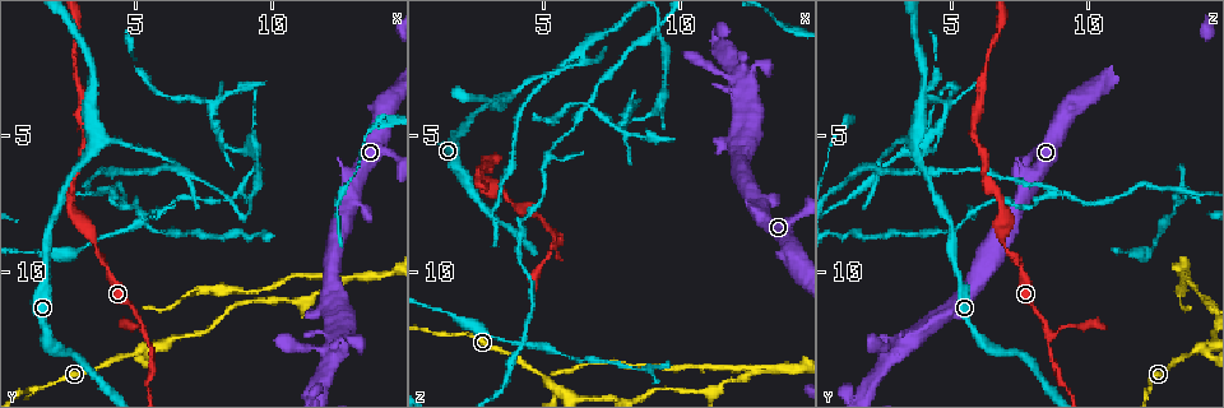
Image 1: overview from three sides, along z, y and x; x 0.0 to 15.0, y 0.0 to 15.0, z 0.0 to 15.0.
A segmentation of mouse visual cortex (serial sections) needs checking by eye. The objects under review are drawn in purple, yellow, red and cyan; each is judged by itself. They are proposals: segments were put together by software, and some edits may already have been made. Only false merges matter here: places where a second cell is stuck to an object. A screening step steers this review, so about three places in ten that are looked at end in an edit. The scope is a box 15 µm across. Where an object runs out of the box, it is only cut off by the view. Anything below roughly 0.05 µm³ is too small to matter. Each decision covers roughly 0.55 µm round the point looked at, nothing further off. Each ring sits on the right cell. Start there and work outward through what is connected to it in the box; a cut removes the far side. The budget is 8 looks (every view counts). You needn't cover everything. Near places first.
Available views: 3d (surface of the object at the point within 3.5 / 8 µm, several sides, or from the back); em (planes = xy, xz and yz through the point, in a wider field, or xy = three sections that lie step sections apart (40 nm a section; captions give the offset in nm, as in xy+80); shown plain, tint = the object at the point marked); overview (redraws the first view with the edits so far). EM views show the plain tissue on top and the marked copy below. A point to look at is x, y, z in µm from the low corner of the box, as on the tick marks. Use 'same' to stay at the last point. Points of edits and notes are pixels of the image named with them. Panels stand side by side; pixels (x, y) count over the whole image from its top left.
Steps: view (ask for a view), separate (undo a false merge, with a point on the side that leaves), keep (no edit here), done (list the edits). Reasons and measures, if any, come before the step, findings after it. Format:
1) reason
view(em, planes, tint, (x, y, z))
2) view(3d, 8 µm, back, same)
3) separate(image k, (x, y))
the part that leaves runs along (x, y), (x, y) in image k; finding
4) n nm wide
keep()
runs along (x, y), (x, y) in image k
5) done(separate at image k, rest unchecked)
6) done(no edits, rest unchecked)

calibre changes
view(3d, 3.5 µm, back, (2.6, 7.8, 6.9))

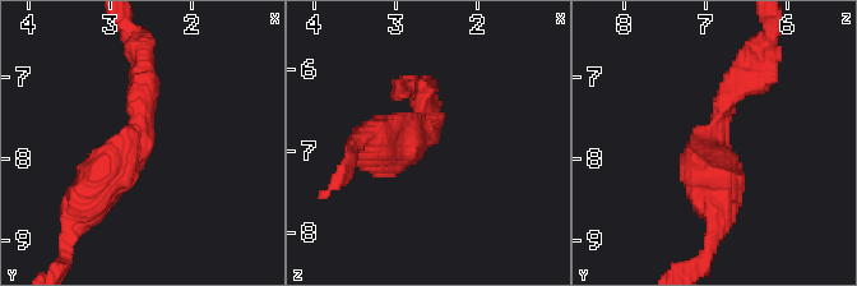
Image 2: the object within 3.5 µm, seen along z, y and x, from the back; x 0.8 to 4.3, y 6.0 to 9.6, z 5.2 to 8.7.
arms of 300, 500 nm
view(em, xy, step 2, tint, (2.65, 7.90, 6.85))

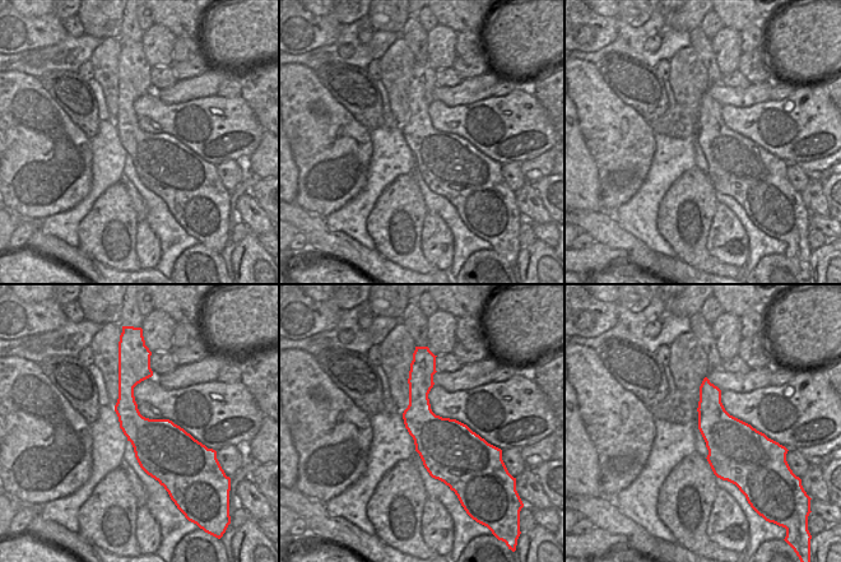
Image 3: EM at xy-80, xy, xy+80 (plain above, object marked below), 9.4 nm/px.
keep()
runs along (78, 213), (140, 143), (140, 68) in image 2; one cell here

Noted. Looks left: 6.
two arms in line, one across
view(3d, 8 µm, (5.3, 12.1, 8.5))

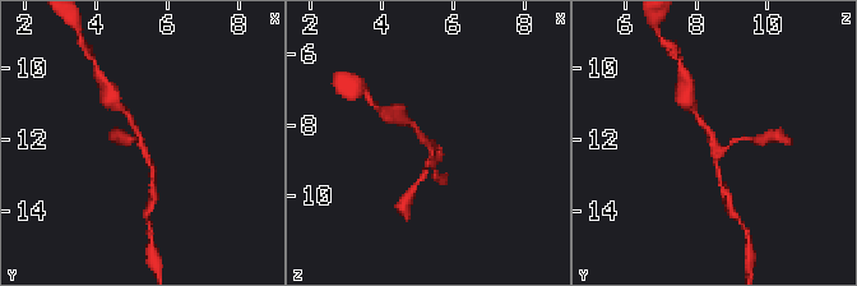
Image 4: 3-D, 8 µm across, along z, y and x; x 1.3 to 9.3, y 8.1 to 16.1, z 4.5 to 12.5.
view(3d, 3.5 µm, (5.2, 12.1, 8.5))

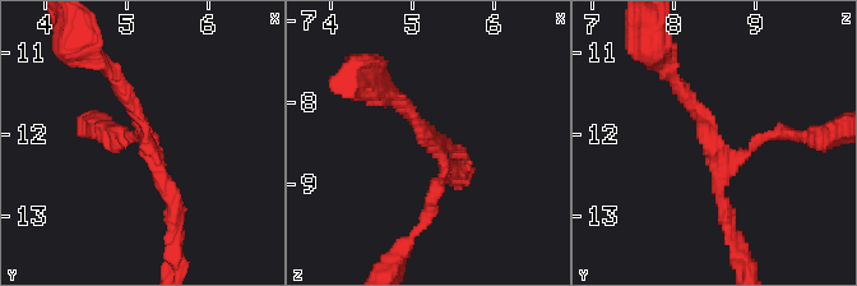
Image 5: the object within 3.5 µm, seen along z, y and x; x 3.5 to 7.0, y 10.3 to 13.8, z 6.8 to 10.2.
3 arms; arms of 150, 150, 200 nm
view(em, xy, step 1, tint, (5.25, 12.15, 8.50))

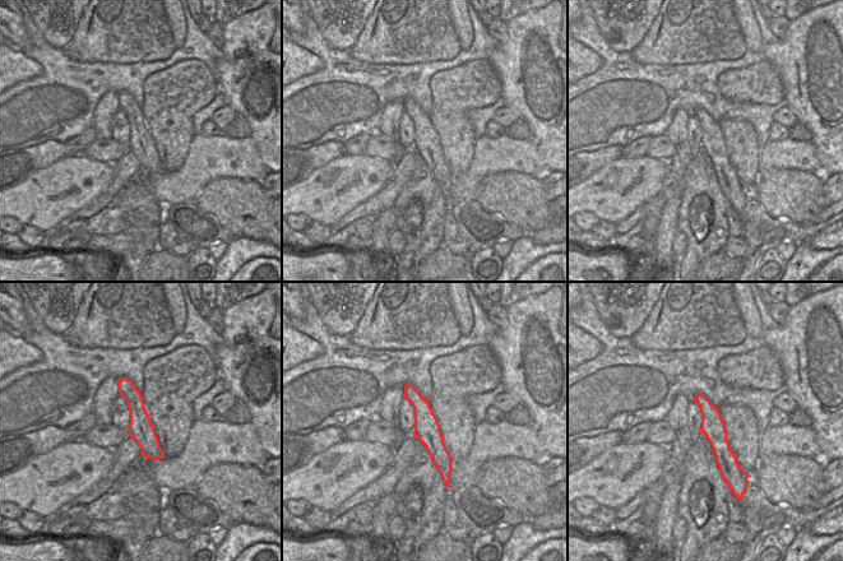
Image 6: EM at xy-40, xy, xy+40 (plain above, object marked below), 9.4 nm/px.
keep()
runs along (675, 82), (723, 152), (779, 133) in image 5; one cell here

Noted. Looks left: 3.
three-way junction
view(3d, 8 µm, back, (5.5, 12.8, 14.4))

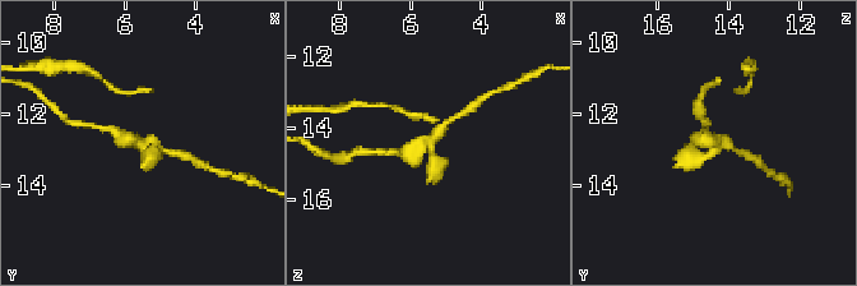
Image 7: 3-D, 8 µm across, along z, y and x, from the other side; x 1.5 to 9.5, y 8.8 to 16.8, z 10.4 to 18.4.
need the tissue
view(em, xy, step 2, tint, (5.5, 12.9, 14.3))

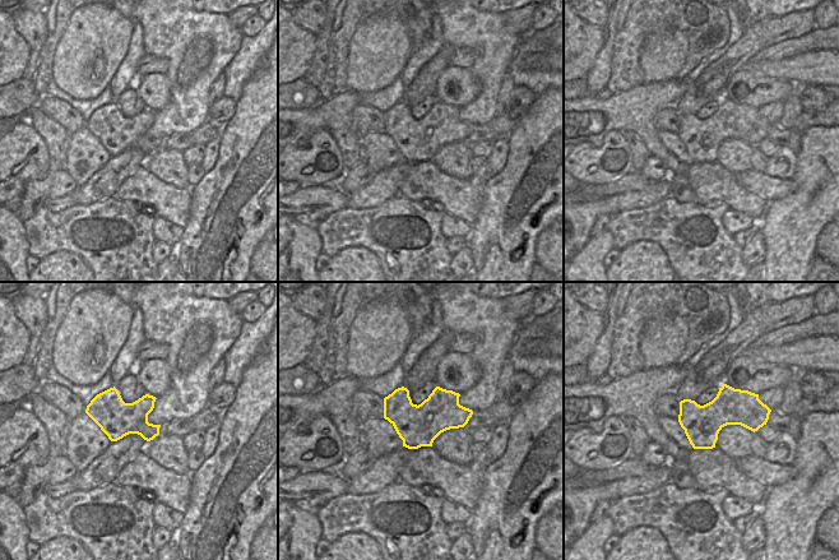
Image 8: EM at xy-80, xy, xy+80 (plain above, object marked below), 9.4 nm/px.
3 arms; arms of 200, 300, 400 nm
keep()
runs along (454, 118), (430, 141), (399, 152) in image 7; continuous, no second cell

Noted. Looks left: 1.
done(no edits, rest unchecked)

